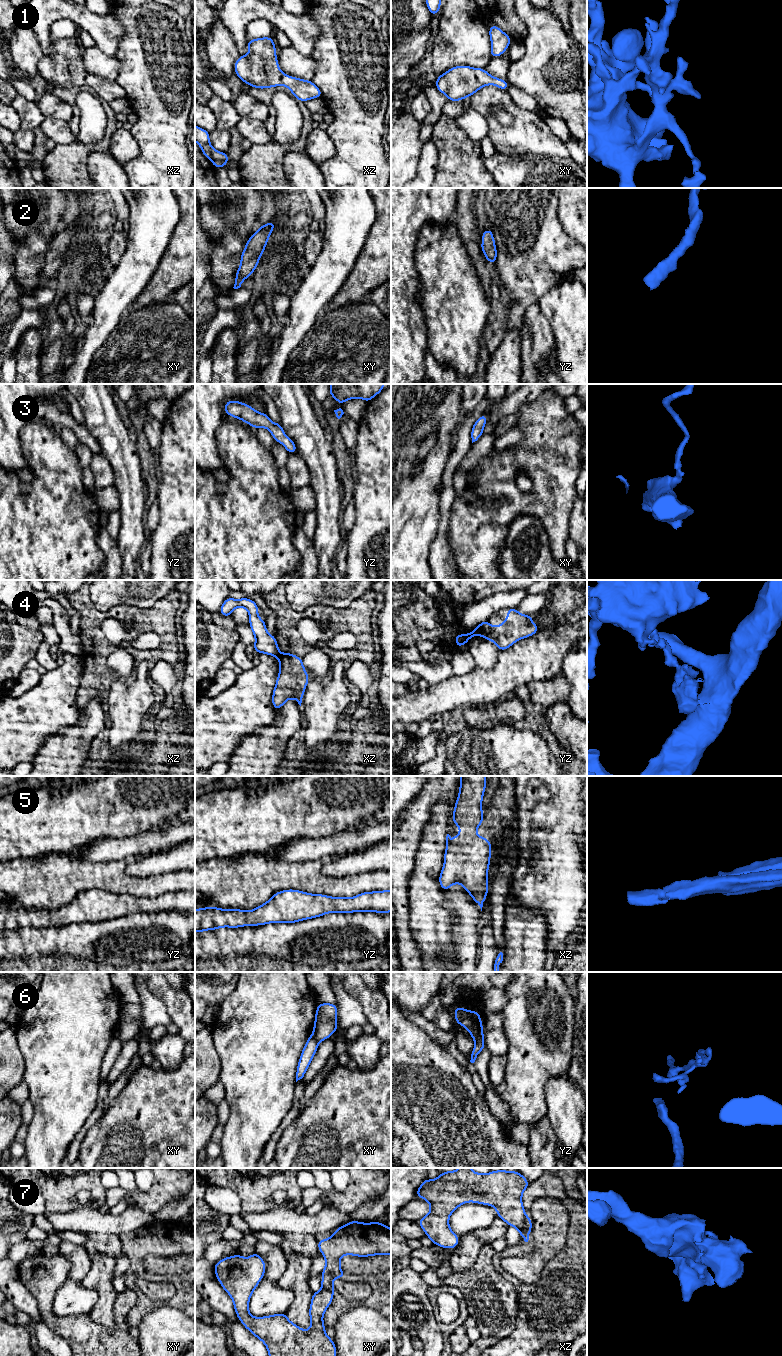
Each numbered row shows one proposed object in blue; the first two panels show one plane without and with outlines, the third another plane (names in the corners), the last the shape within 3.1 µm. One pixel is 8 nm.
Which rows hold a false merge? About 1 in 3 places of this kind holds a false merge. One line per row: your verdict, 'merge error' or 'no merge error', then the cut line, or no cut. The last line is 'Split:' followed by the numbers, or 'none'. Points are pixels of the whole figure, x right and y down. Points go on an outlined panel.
1: no merge error | no cut
2: no merge error | no cut
3: no merge error | no cut
4: merge error | yz (464, 634), (467, 640)
5: no merge error | no cut
6: merge error | xy (312, 1035), (318, 1043)
7: merge error | xz (525, 1217), (525, 1233), (527, 1235)
Split: 4, 6, 7

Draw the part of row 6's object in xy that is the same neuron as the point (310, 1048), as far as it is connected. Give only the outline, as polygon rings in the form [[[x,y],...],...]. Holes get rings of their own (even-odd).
[[[313,1035],[308,1037],[297,1065],[296,1082],[305,1076],[305,1073],[311,1064],[312,1059],[316,1054],[318,1045],[319,1043]]]

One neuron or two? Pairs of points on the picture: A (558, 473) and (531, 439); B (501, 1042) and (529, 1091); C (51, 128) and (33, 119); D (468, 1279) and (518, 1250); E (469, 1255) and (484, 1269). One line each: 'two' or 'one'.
A: one
B: two
C: two
D: two
E: two

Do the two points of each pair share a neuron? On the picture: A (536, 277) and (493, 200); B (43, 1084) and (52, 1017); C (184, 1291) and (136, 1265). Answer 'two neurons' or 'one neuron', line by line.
A: one neuron
B: one neuron
C: one neuron

